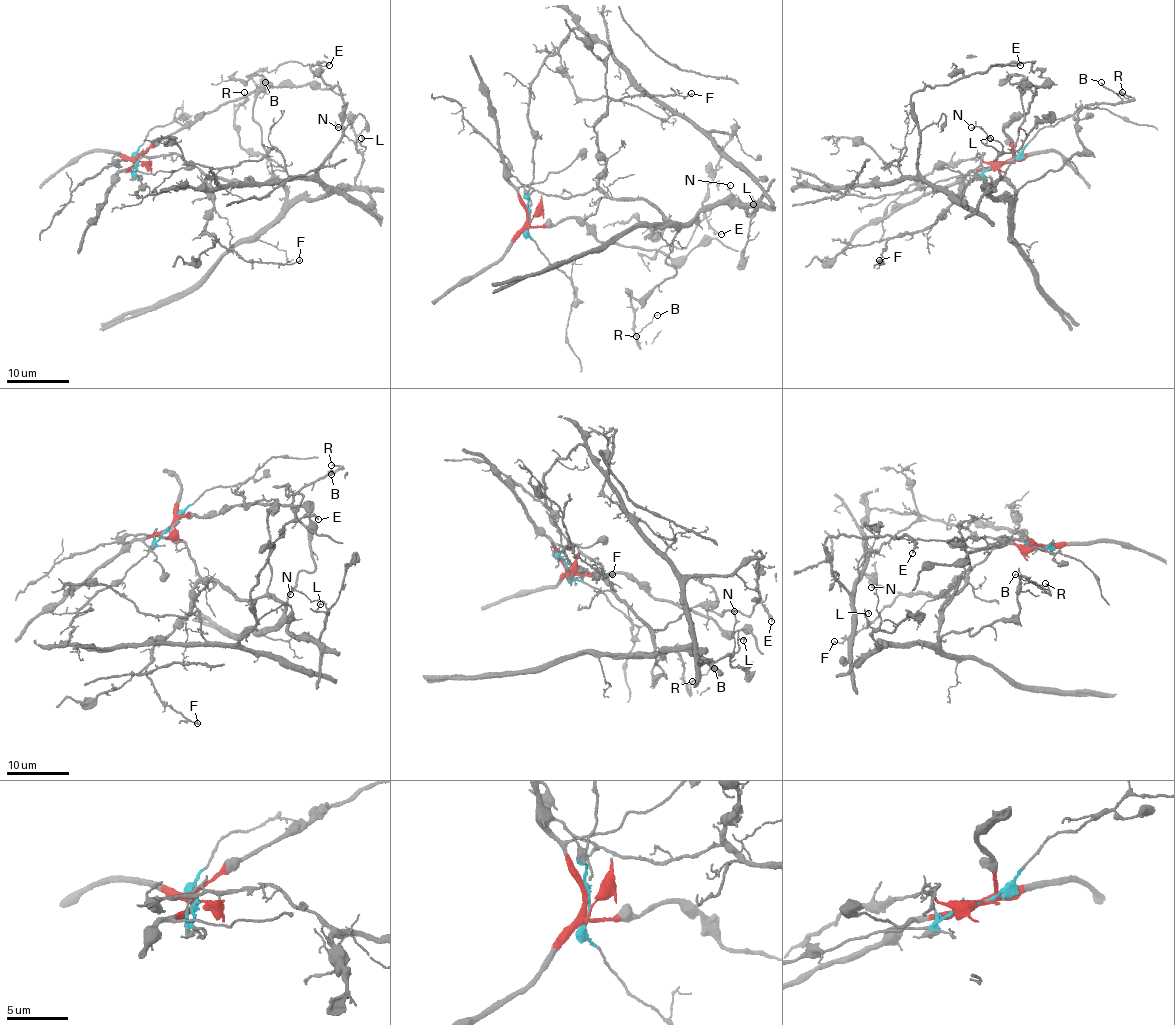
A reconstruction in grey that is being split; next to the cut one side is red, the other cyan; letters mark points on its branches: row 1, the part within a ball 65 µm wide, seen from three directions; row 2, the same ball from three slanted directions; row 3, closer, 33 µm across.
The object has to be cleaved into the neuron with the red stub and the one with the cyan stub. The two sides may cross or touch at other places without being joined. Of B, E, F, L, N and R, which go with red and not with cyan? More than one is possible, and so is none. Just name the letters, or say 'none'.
B, F, L, N, R

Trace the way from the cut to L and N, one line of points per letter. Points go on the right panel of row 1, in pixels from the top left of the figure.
L: (1005, 163), (983, 153), (975, 169), (986, 185), (1005, 180), (1014, 189), (1014, 199), (997, 200), (991, 138)
N: (1005, 163), (983, 153), (975, 175), (986, 185), (1005, 180), (1012, 200), (991, 194), (1002, 146), (970, 127)

